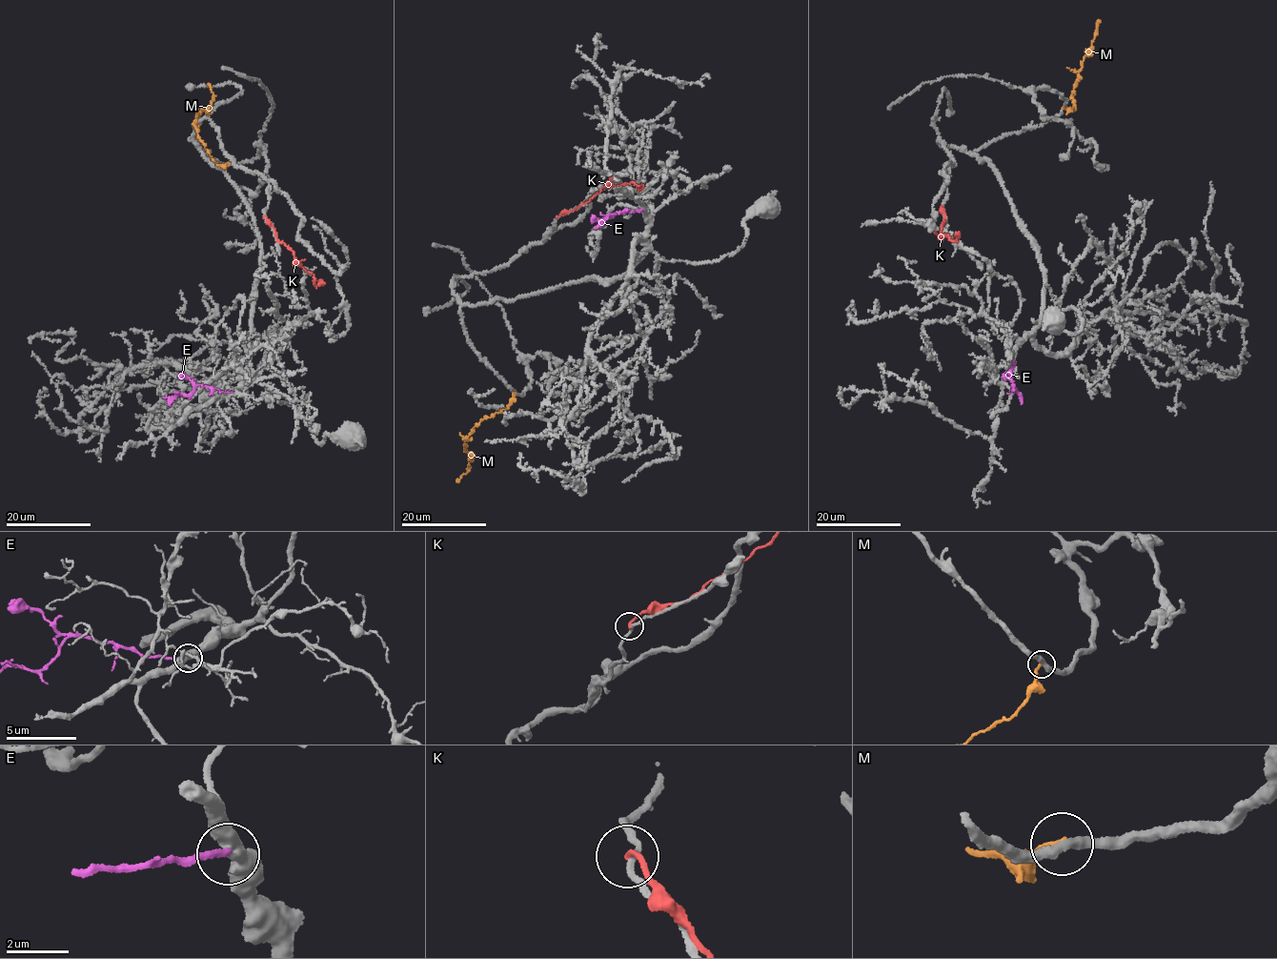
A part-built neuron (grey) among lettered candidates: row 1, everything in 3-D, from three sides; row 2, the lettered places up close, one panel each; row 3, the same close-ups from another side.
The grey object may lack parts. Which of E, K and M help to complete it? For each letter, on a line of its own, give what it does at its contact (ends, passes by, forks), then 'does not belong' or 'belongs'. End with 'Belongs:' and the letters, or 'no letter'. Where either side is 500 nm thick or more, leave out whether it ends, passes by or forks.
E: it ends there; belongs
K: it ends there; does not belong
M: it ends there; does not belong
Belongs: E

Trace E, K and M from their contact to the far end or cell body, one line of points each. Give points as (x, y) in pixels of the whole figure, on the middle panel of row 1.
E: (643, 211), (623, 211), (610, 215), (594, 229)
K: (557, 217), (574, 210), (604, 187), (632, 182), (642, 188)
M: (515, 393), (514, 399), (506, 407), (474, 426), (464, 442), (472, 460), (459, 481)

